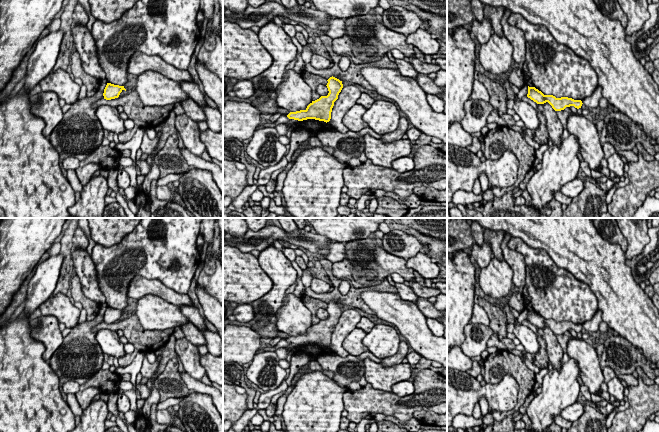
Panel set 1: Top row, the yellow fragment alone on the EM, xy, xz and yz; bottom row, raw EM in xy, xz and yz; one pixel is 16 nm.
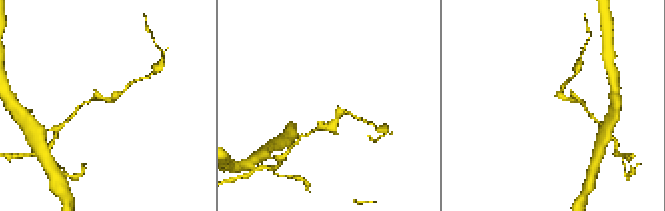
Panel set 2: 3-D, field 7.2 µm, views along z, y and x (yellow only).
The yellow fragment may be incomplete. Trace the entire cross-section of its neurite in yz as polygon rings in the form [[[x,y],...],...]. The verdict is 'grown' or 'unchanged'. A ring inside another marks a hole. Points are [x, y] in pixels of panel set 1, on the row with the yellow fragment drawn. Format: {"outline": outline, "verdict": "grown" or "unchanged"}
{"outline": [[[528,86],[527,97],[536,102],[537,104],[544,104],[548,102],[555,111],[564,110],[566,107],[574,106],[579,109],[582,106],[581,100],[574,100],[568,97],[556,98],[553,95],[544,95],[535,87]]], "verdict": "unchanged"}

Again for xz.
{"outline": [[[333,76],[327,81],[326,86],[329,91],[327,96],[321,96],[319,99],[312,101],[305,110],[290,112],[287,117],[298,121],[315,119],[326,123],[329,122],[334,102],[338,99],[343,84],[342,81]]], "verdict": "unchanged"}

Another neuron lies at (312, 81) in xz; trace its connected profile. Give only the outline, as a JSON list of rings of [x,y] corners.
[[[310,74],[309,76],[305,77],[304,80],[306,84],[311,88],[312,101],[319,99],[320,96],[316,92],[317,86],[320,84],[327,85],[327,79],[319,75]]]

